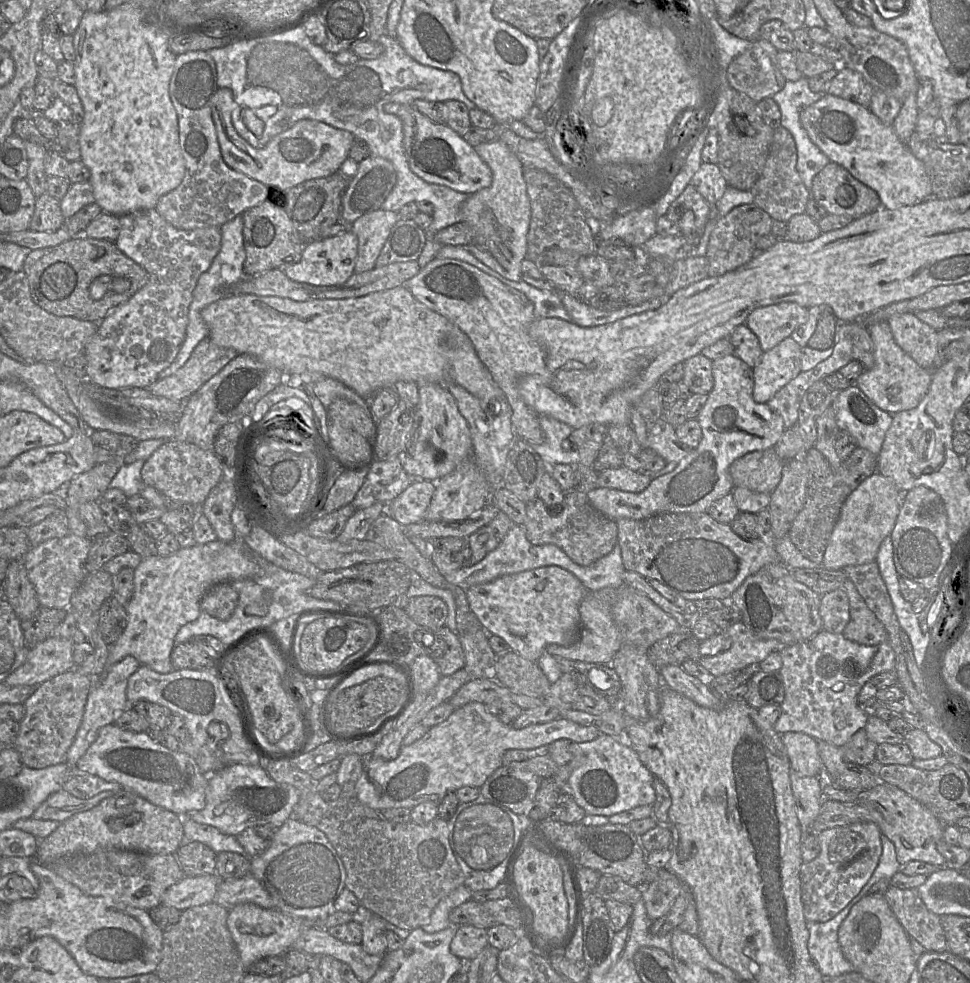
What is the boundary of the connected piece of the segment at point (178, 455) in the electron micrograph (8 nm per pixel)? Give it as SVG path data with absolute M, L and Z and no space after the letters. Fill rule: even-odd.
M176 440L162 444L141 469L144 485L155 488L170 504L202 505L222 475L222 465L213 450L203 450L194 444Z

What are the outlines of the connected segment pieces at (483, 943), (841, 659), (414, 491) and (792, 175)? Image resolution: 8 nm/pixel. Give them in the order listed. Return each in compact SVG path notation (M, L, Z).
M461 925L455 929L450 951L466 962L474 959L488 945L487 929Z
M819 631L809 640L784 647L781 651L782 667L779 670L785 689L785 697L780 705L781 715L774 725L778 734L800 732L836 747L845 745L851 737L863 729L869 714L858 706L857 698L863 686L872 677L895 671L895 652L888 641L879 645L866 646L846 639L843 634Z
M414 479L399 496L387 505L387 513L402 526L424 520L424 514L436 488L435 483Z
M783 126L774 129L765 166L751 192L754 197L753 203L766 211L774 220L788 222L792 216L806 212L806 205L811 198L810 191L797 171L795 140L790 131Z

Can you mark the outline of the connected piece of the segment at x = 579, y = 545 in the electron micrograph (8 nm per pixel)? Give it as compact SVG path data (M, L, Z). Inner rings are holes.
M578 491L565 492L563 509L557 514L551 513L538 496L526 504L524 529L527 539L535 546L556 545L580 566L590 566L608 555L617 543L617 522L596 510L590 504L587 494Z

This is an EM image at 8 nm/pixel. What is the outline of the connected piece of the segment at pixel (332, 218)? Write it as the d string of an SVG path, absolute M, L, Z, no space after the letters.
M340 172L325 178L308 180L289 190L279 190L276 194L276 205L280 208L285 206L285 212L302 240L306 243L322 240L331 237L329 236L329 228L341 220L342 194L346 189L347 182L348 178Z

